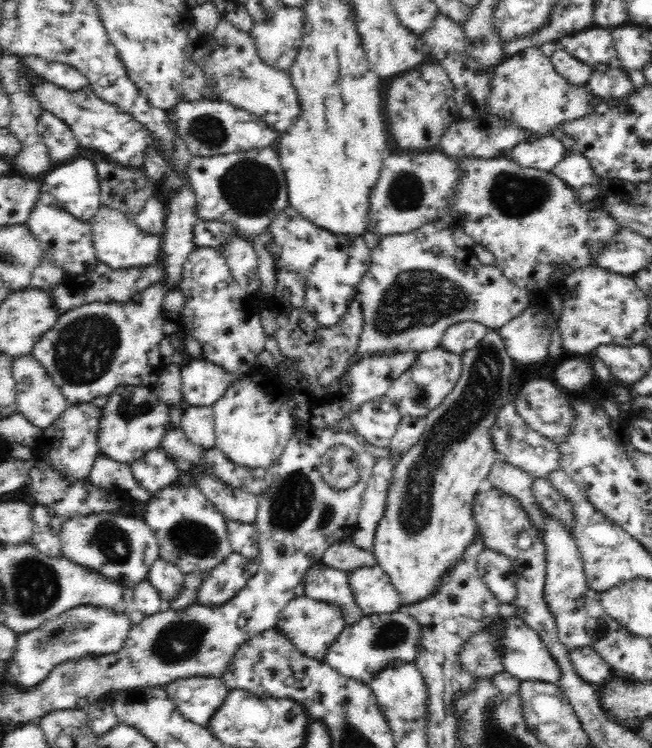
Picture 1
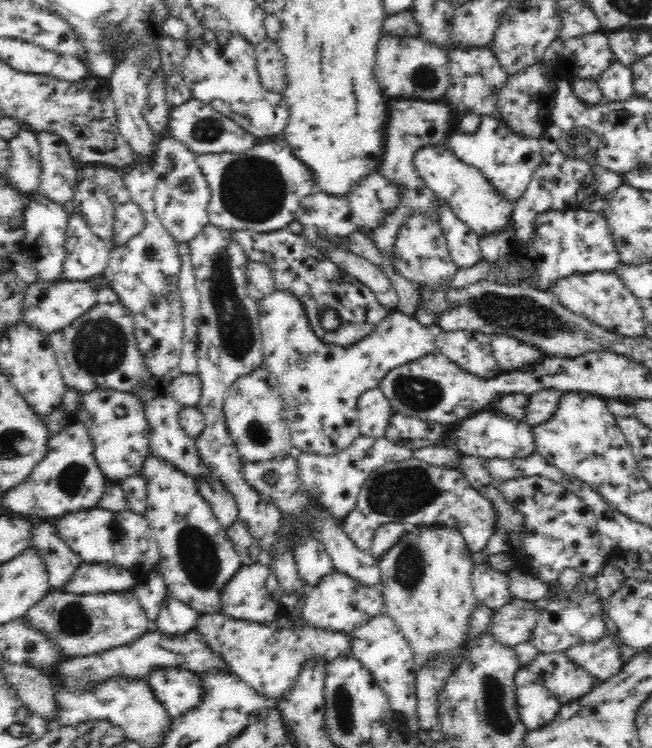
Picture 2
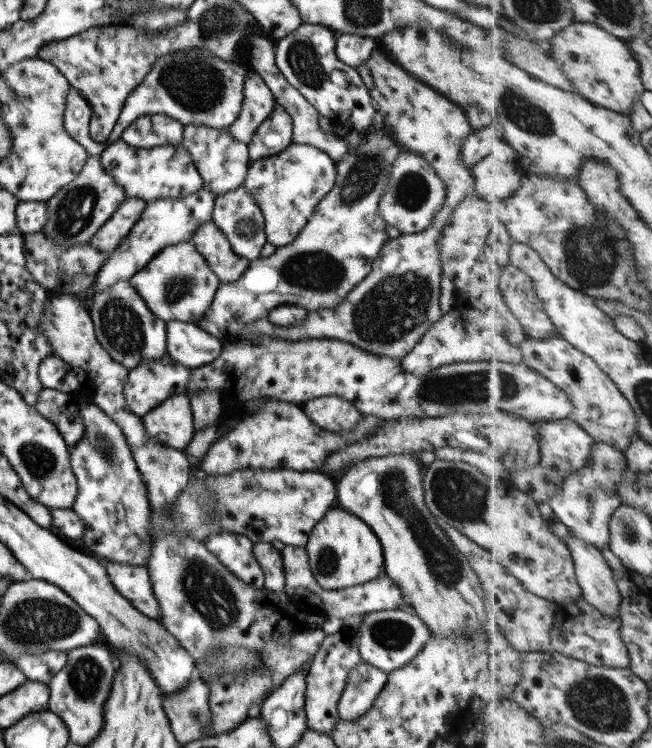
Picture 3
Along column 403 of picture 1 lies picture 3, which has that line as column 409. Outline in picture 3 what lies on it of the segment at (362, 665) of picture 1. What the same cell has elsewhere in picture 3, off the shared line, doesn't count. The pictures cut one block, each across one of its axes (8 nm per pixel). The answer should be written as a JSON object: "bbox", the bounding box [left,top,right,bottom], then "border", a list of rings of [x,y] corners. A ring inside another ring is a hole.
{"bbox":[358,609,433,674],"border":[[[404,609],[378,610],[365,614],[359,624],[358,634],[358,650],[363,662],[388,674],[409,664],[433,637],[430,627],[415,612]]]}

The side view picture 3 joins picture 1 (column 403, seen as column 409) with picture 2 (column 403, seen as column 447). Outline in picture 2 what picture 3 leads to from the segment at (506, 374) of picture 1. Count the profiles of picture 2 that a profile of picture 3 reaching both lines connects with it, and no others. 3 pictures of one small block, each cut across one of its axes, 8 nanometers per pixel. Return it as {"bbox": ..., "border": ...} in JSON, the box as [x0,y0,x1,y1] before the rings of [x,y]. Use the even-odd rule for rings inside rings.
{"bbox":[377,525,479,668],"border":[[[428,525],[411,527],[410,531],[404,533],[397,543],[377,560],[381,570],[384,613],[394,620],[408,641],[418,668],[440,655],[459,657],[464,653],[469,620],[472,611],[479,604],[471,581],[475,565],[472,563],[471,553],[462,533],[458,532],[456,527]]]}

